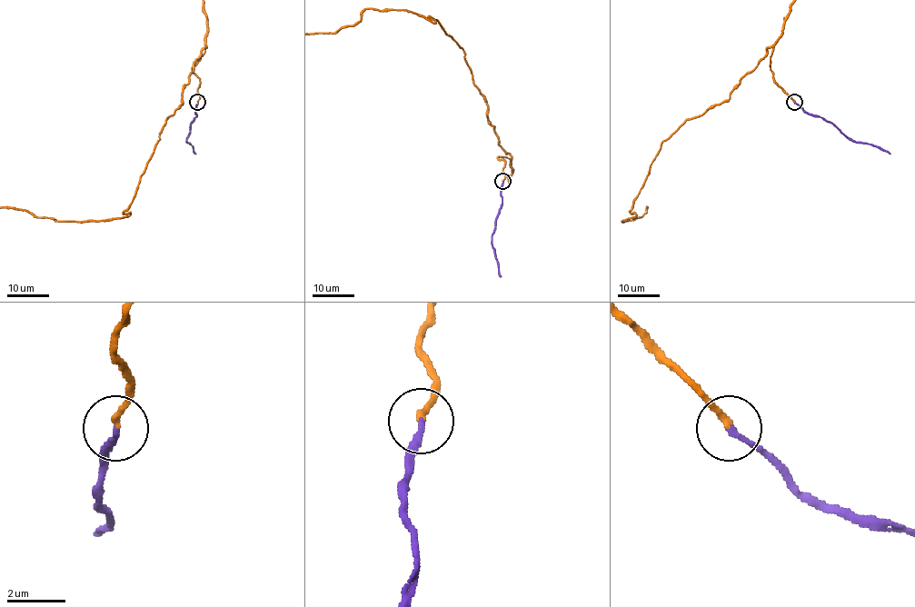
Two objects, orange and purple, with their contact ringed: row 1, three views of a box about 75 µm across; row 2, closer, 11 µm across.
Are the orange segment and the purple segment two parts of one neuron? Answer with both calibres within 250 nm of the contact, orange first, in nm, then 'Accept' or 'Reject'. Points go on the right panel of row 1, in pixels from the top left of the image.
Thickness 220 nm (orange) against 200 nm. Accept

